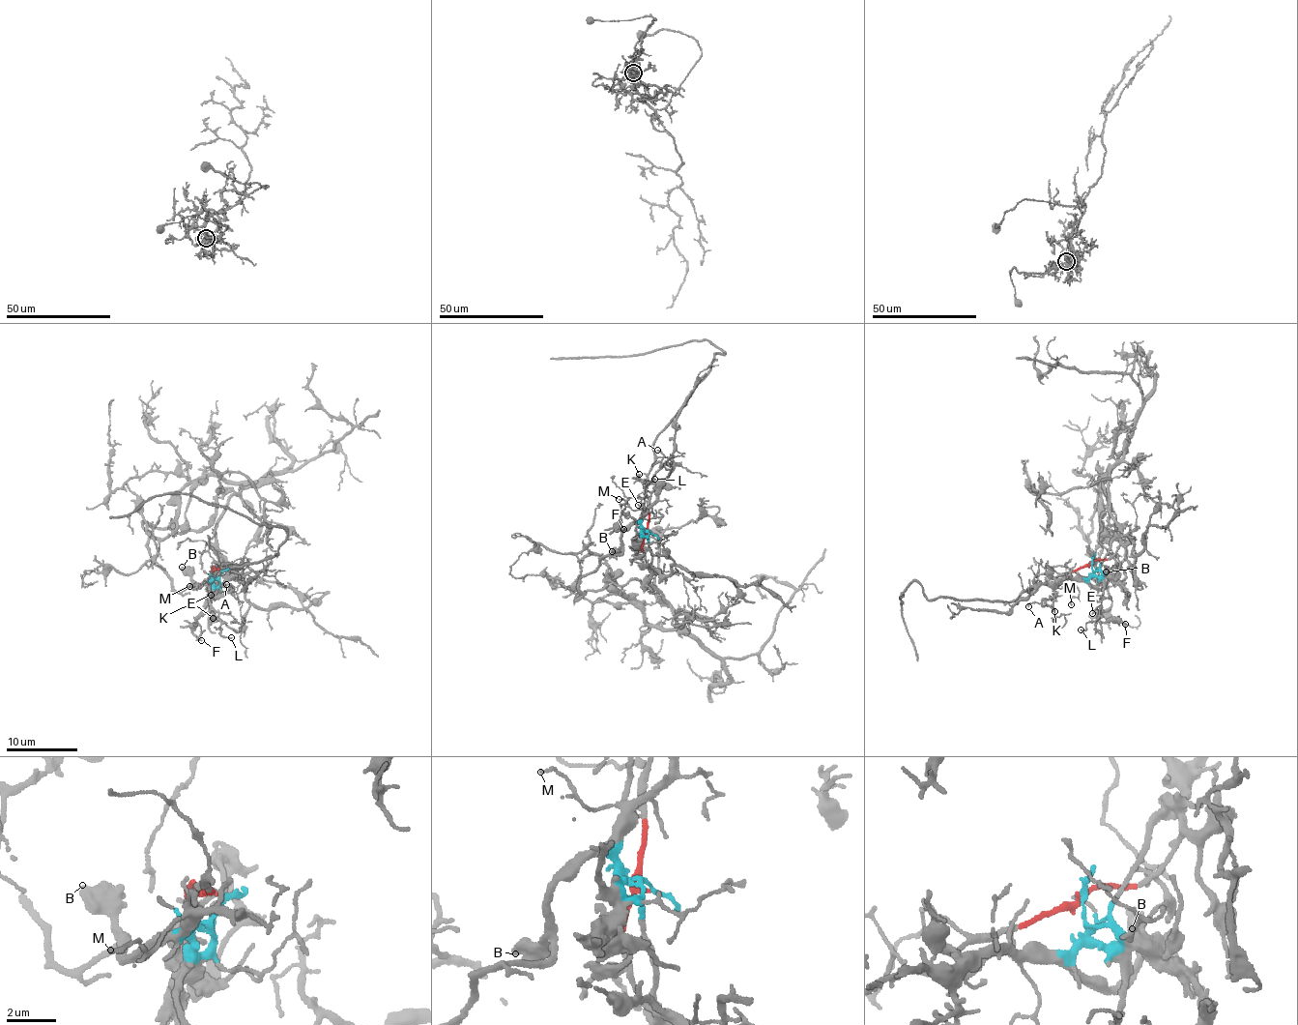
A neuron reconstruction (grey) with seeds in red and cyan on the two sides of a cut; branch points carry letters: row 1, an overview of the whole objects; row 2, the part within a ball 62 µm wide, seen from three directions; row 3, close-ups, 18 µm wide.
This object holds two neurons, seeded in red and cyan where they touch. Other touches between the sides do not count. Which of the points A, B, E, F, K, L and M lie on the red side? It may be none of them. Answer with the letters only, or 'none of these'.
none of these

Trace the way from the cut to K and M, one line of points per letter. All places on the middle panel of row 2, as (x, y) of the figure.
K: (651, 534), (641, 522), (656, 498), (655, 488), (653, 483), (645, 483), (639, 478), (640, 474)
M: (651, 534), (641, 525), (639, 509), (631, 509), (623, 499), (619, 499)

